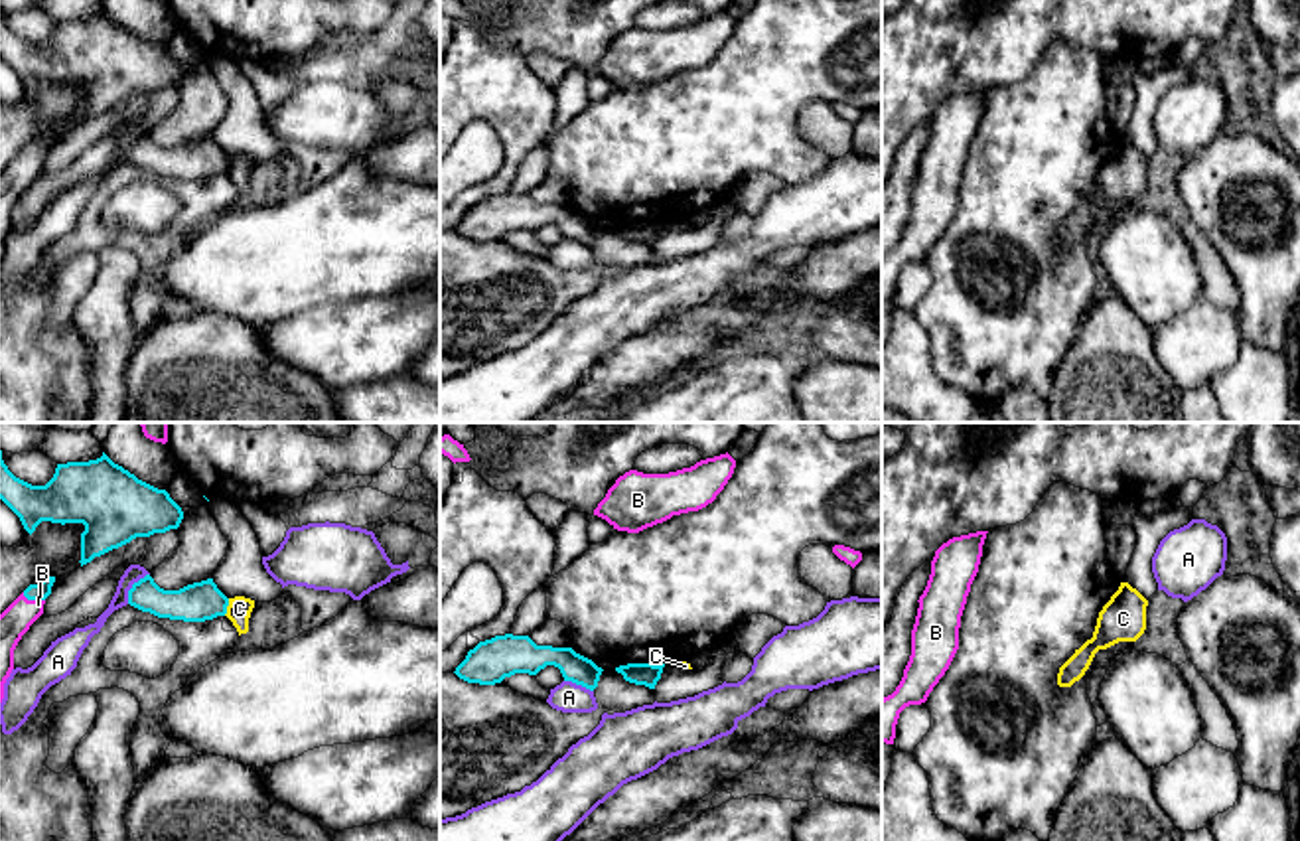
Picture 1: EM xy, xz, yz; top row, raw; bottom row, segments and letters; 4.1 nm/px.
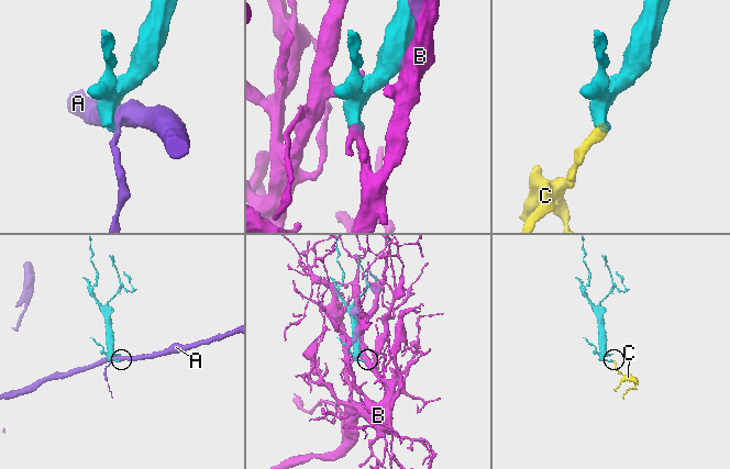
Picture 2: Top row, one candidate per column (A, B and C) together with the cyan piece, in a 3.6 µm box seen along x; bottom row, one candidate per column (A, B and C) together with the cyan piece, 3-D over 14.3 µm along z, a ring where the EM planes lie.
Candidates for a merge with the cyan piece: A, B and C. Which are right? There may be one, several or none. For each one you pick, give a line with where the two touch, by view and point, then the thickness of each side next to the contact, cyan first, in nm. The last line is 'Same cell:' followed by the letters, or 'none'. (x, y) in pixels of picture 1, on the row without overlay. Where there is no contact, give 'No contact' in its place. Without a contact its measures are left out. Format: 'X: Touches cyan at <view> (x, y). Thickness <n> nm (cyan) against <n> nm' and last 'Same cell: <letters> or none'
B: Touches cyan at xy (34, 156). Thickness 70 nm (cyan) against 120 nm
Same cell: B

